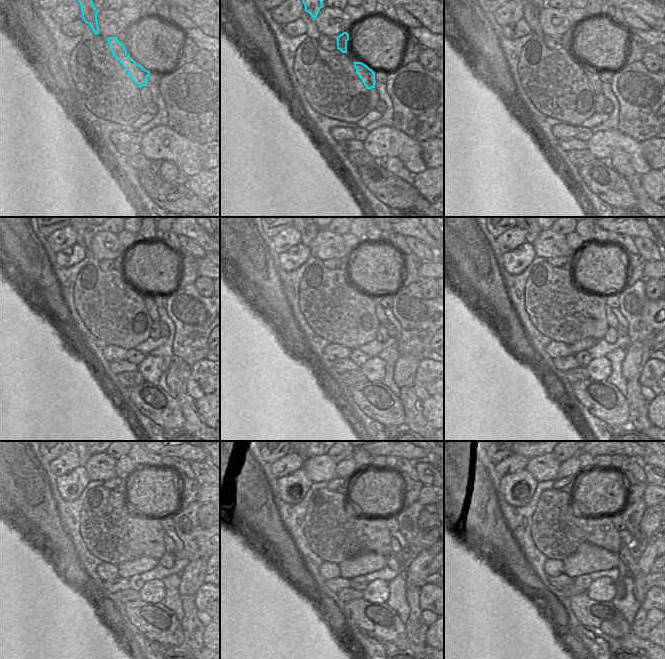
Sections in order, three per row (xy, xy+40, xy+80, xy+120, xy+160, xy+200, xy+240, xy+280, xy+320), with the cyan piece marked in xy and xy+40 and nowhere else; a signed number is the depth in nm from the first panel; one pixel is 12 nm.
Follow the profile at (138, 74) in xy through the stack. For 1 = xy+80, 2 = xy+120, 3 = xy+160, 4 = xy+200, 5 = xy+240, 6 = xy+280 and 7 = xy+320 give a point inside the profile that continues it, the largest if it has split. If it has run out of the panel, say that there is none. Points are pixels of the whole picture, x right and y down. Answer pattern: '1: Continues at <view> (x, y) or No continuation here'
1: Continues at xy+80 (592, 75)
2: Continues at xy+120 (151, 307)
3: Continues at xy+160 (380, 311)
4: Continues at xy+200 (613, 322)
5: Continues at xy+240 (170, 546)
6: Continues at xy+280 (395, 545)
7: Continues at xy+320 (642, 583).

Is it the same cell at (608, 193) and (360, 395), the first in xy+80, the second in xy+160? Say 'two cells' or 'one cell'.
one cell

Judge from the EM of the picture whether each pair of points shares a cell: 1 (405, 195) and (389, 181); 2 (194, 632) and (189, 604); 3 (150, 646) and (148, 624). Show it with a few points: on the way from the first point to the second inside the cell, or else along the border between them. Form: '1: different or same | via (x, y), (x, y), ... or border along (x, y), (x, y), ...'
1: same | via (401, 193), (393, 185)
2: same | via (191, 625), (190, 611)
3: different | border along (132, 623), (147, 637), (161, 644)

